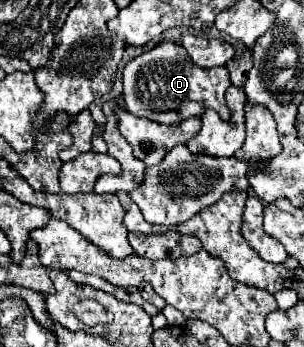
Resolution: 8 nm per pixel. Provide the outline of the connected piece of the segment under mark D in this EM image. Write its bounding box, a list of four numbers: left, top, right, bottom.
[123,41,231,125]

